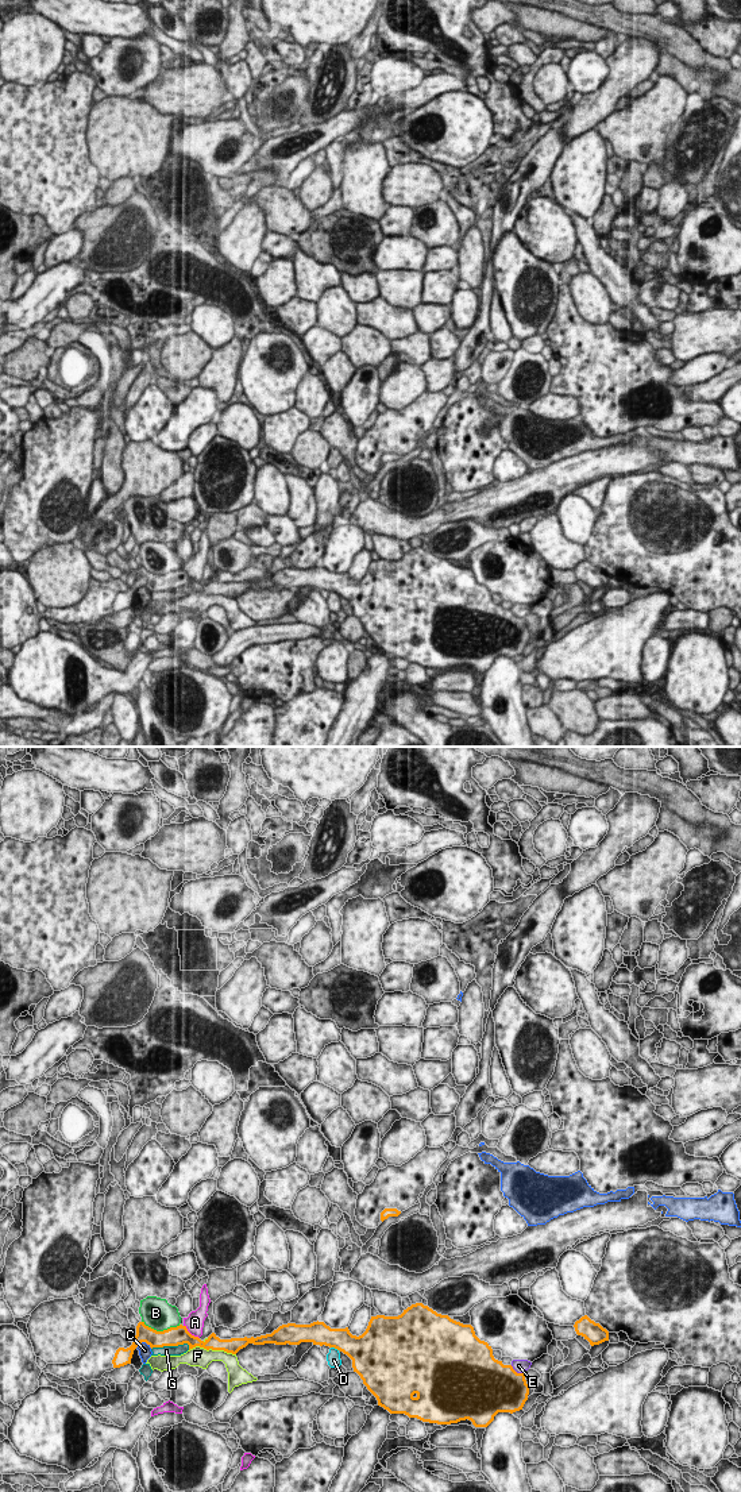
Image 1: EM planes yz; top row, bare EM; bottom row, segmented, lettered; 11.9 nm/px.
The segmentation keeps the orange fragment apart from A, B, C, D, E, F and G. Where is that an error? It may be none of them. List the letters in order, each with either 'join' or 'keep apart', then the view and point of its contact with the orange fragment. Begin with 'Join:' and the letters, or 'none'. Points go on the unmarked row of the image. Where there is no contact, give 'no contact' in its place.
Join: none
A: keep apart | yz (189, 577)
B: keep apart | yz (161, 575)
C: keep apart | yz (143, 585)
D: keep apart | yz (335, 592)
E: keep apart | yz (516, 616)
F: keep apart | yz (212, 593)
G: keep apart | yz (170, 589)

